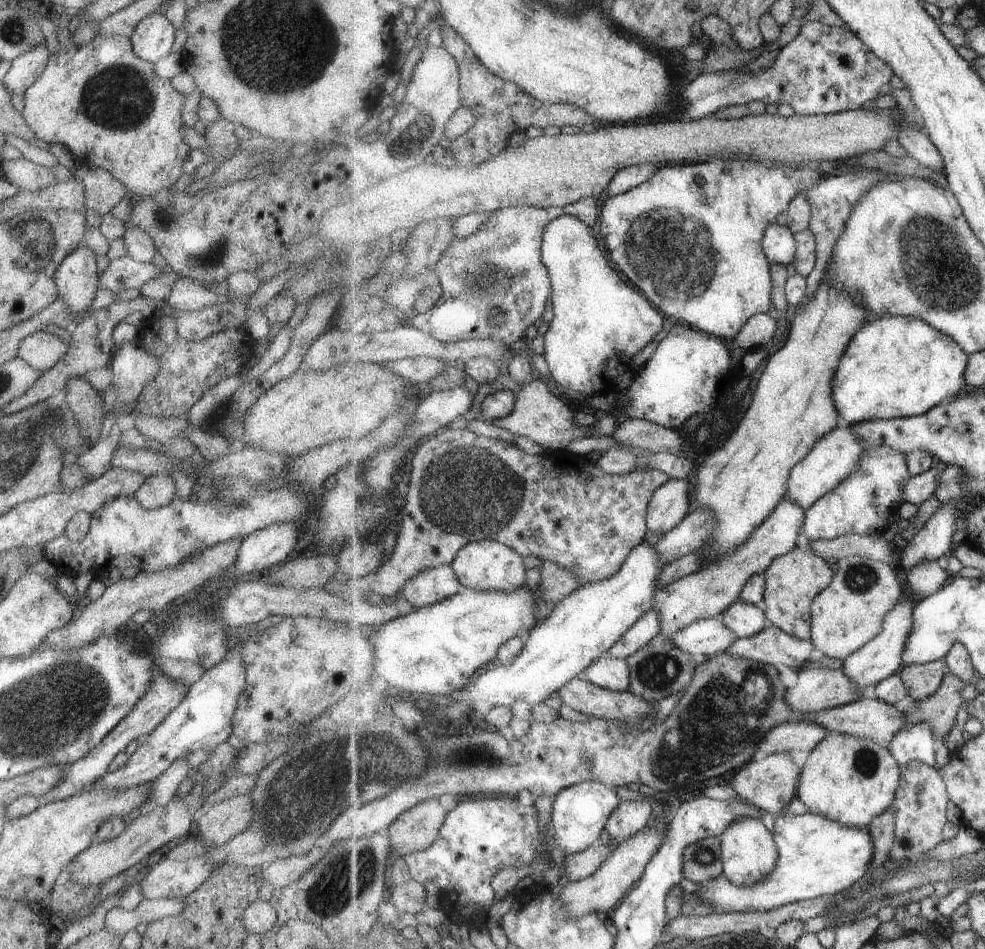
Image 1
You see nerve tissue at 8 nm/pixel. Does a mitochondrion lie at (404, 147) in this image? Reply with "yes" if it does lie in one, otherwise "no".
yes

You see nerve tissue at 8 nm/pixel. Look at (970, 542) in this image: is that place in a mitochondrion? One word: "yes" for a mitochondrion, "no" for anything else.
no

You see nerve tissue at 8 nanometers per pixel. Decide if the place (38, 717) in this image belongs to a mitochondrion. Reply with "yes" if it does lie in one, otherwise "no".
yes

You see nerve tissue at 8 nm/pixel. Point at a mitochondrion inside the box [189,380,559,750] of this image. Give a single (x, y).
(466, 492)

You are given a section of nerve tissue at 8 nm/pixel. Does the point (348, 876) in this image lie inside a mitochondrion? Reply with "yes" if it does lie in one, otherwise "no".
yes

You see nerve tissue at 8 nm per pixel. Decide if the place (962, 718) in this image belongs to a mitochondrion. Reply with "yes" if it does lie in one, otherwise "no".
no

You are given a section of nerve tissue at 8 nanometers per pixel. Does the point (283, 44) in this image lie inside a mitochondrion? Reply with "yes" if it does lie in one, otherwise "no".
yes

